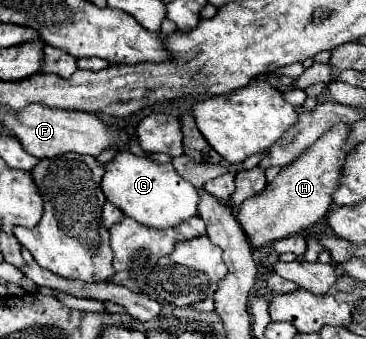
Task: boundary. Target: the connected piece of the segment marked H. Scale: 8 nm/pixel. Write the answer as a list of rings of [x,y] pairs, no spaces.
[[[340,123],[326,131],[314,145],[310,145],[296,161],[292,161],[282,173],[264,187],[260,195],[254,195],[234,209],[234,215],[248,239],[248,245],[258,249],[272,241],[280,241],[292,233],[302,233],[318,223],[332,205],[332,193],[338,187],[338,177],[346,161],[346,137],[350,125]]]

